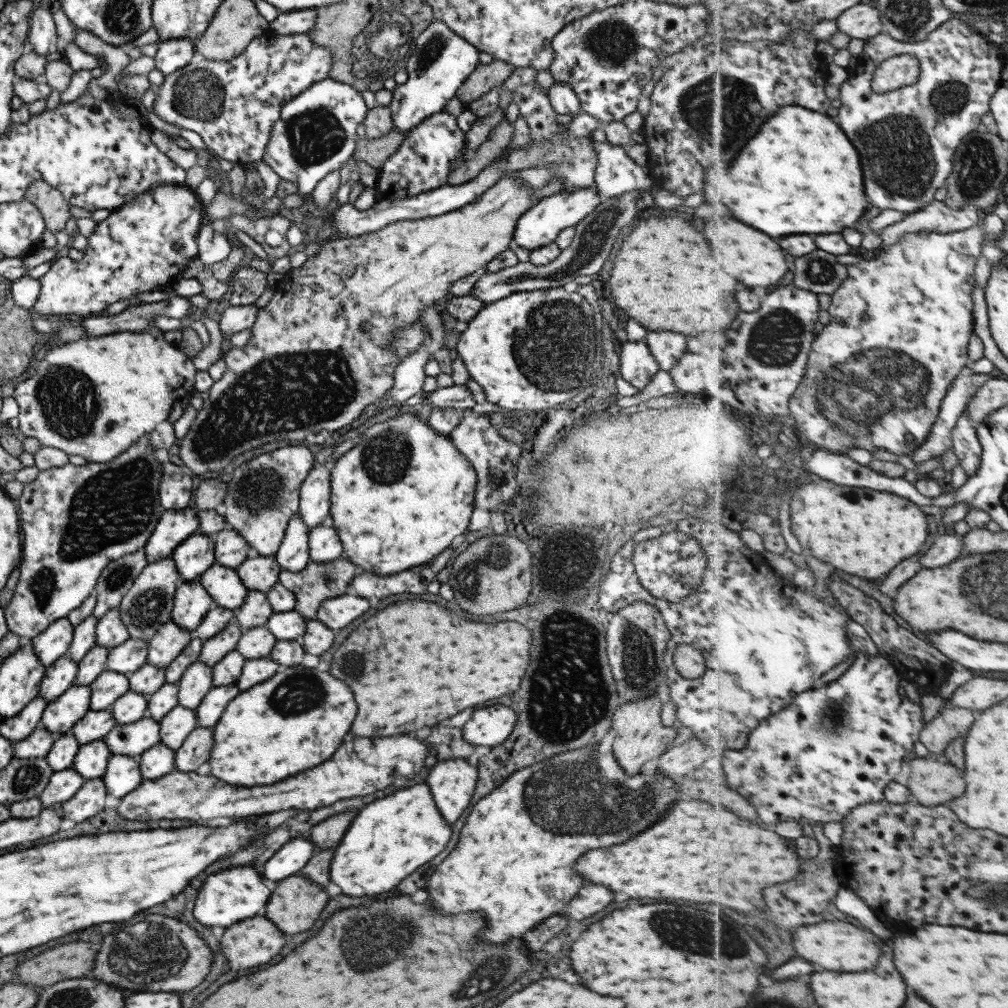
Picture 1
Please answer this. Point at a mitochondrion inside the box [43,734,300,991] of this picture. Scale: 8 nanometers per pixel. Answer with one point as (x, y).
(155, 953)

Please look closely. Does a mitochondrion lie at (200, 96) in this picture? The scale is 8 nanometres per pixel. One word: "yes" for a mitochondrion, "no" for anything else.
yes

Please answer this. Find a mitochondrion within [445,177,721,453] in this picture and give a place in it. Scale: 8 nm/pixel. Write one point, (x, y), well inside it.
(551, 348)

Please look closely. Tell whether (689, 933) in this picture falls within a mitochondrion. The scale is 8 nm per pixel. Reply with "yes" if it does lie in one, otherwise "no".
yes

